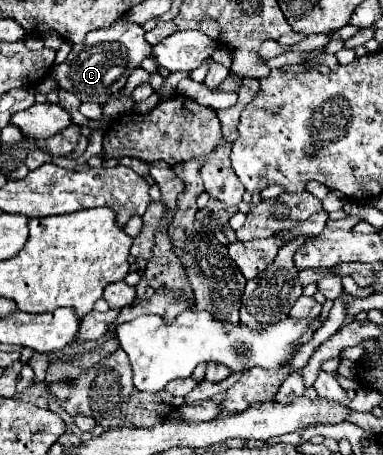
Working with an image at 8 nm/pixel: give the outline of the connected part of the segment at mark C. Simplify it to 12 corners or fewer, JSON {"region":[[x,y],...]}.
{"region":[[118,19],[72,45],[52,75],[104,103],[150,57],[144,27]]}

